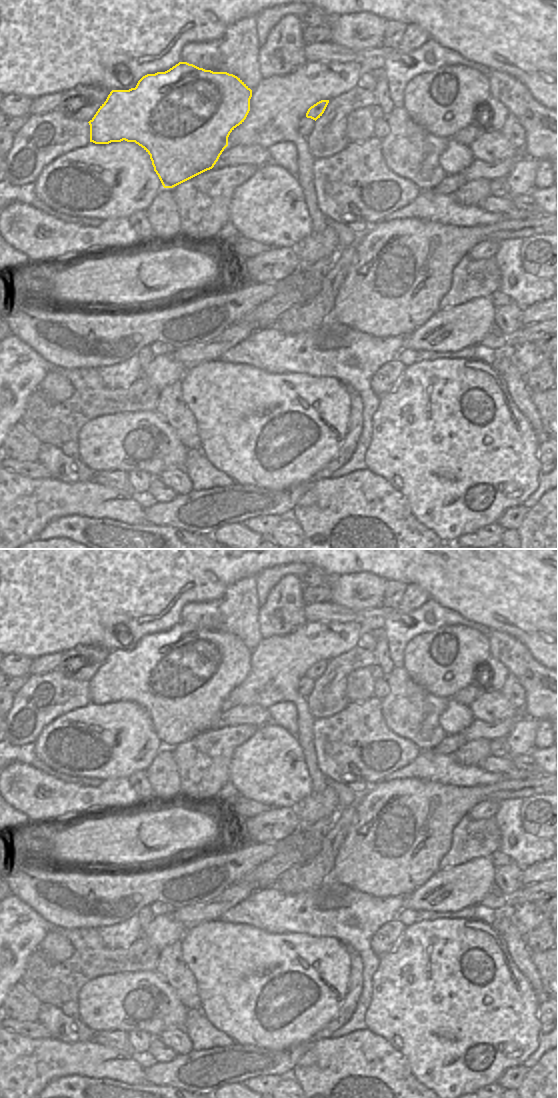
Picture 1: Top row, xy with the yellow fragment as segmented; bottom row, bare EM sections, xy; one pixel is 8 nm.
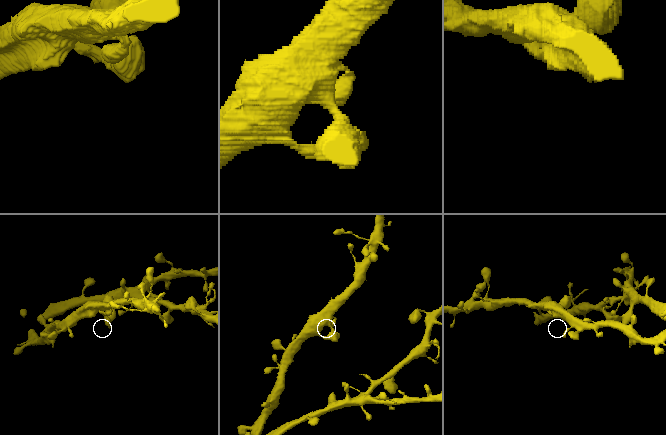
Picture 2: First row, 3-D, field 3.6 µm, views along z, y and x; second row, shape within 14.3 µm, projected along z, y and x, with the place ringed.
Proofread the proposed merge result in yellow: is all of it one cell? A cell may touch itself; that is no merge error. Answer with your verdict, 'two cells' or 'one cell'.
one cell

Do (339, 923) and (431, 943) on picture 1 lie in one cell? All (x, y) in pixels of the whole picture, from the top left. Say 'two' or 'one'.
two

